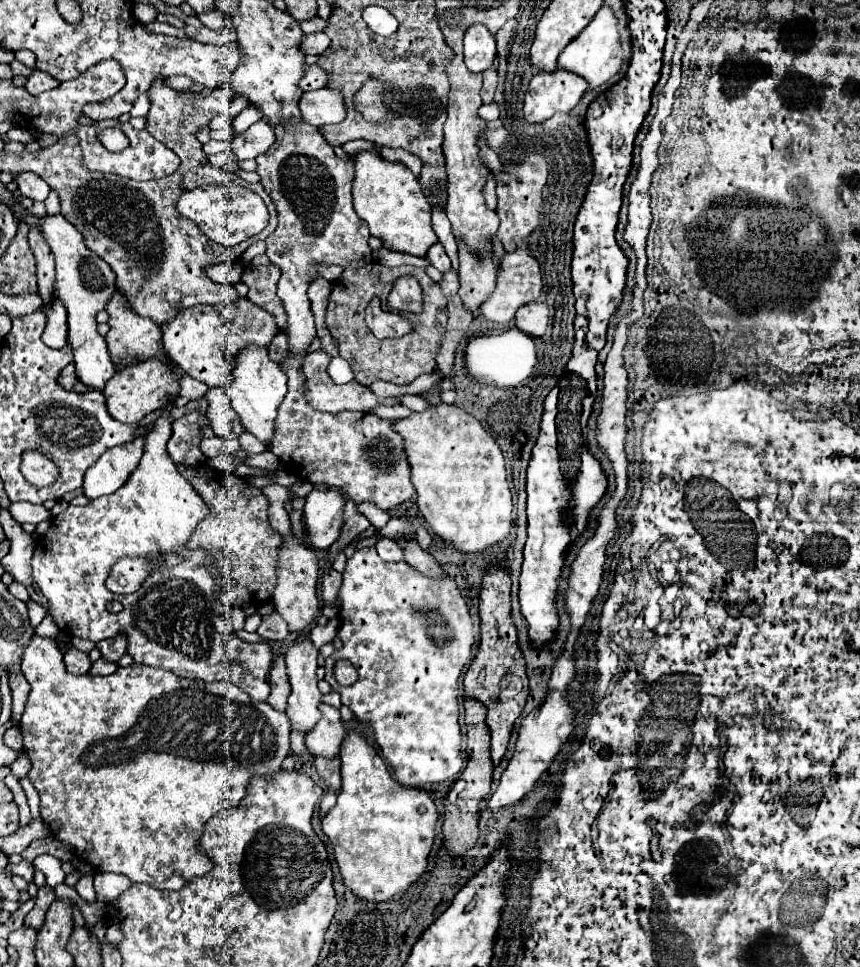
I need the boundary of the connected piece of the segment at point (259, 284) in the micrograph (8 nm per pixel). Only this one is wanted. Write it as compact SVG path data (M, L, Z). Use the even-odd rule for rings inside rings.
M260 265L260 267L246 267L242 273L242 281L248 285L248 299L262 307L264 311L272 313L278 329L288 327L288 317L284 311L282 301L276 295L276 285L280 279L280 267L276 265Z

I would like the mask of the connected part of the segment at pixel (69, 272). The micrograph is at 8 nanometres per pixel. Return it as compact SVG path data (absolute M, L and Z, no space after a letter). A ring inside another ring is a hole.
M52 215L52 217L24 217L30 227L34 223L40 223L40 229L44 231L46 243L50 243L50 249L56 257L56 295L64 303L68 311L68 343L74 353L74 365L76 373L82 383L104 389L104 383L114 375L112 361L108 359L108 347L104 343L104 337L96 329L96 313L104 309L104 303L108 303L108 291L112 291L112 283L116 281L114 271L100 261L100 257L88 247L84 247L80 231L76 231L62 215Z

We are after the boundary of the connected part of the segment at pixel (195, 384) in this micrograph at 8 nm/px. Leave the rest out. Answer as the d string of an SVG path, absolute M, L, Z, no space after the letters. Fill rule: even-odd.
M184 375L180 383L182 383L180 397L186 397L186 399L190 399L190 401L204 397L204 393L208 391L208 385L206 385L206 383L202 383L202 381L194 379L194 377L188 377L188 375Z

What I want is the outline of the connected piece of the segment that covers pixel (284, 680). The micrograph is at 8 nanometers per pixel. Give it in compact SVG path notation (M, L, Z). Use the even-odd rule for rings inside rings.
M284 653L276 655L272 669L270 669L270 675L268 675L268 681L272 687L272 693L266 701L272 707L276 707L278 711L284 711L288 695L290 695L290 683L288 683L288 675L286 675L286 667L284 667Z

